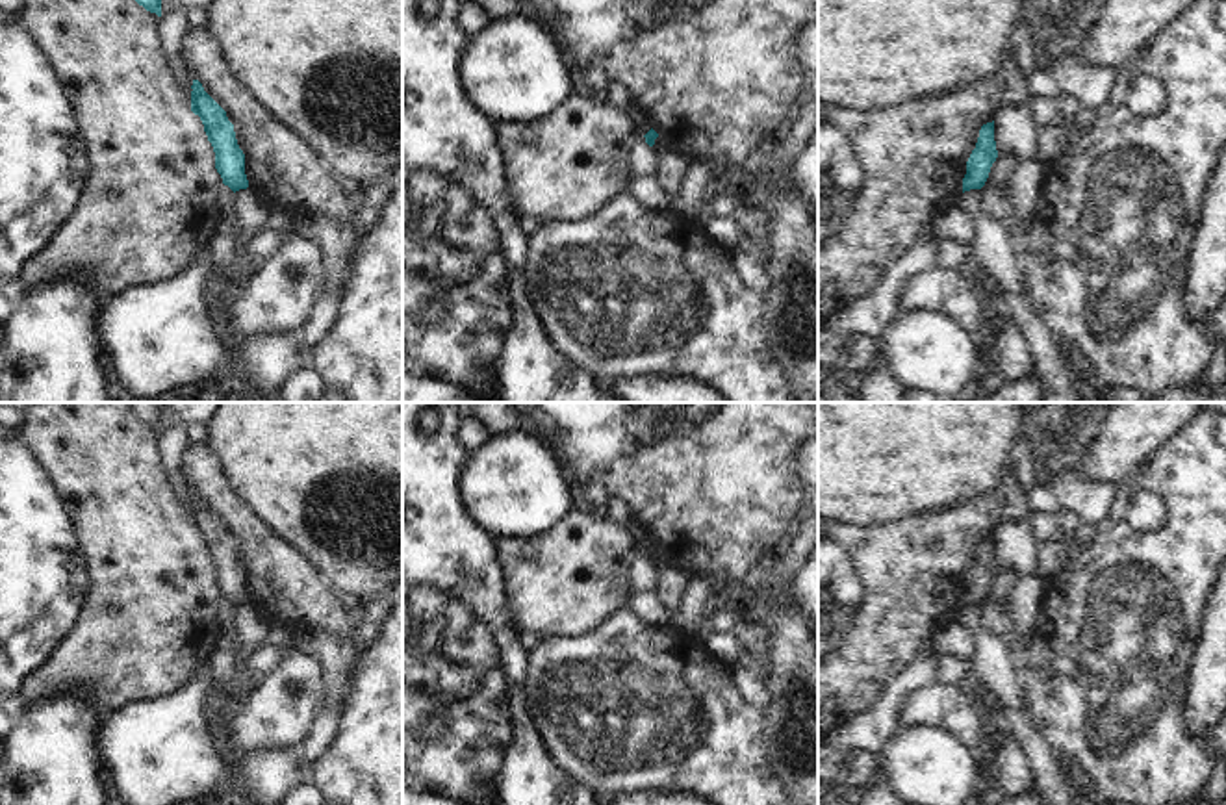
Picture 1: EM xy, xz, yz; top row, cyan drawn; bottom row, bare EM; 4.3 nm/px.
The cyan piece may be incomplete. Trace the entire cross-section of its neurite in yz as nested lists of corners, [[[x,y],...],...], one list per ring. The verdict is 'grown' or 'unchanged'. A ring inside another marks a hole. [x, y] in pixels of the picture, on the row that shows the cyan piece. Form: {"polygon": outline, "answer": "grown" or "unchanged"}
{"polygon": [[[992,121],[981,126],[976,148],[972,150],[966,161],[963,193],[970,189],[981,189],[985,185],[996,158],[998,158],[998,150],[994,141],[994,121]]], "answer": "unchanged"}

